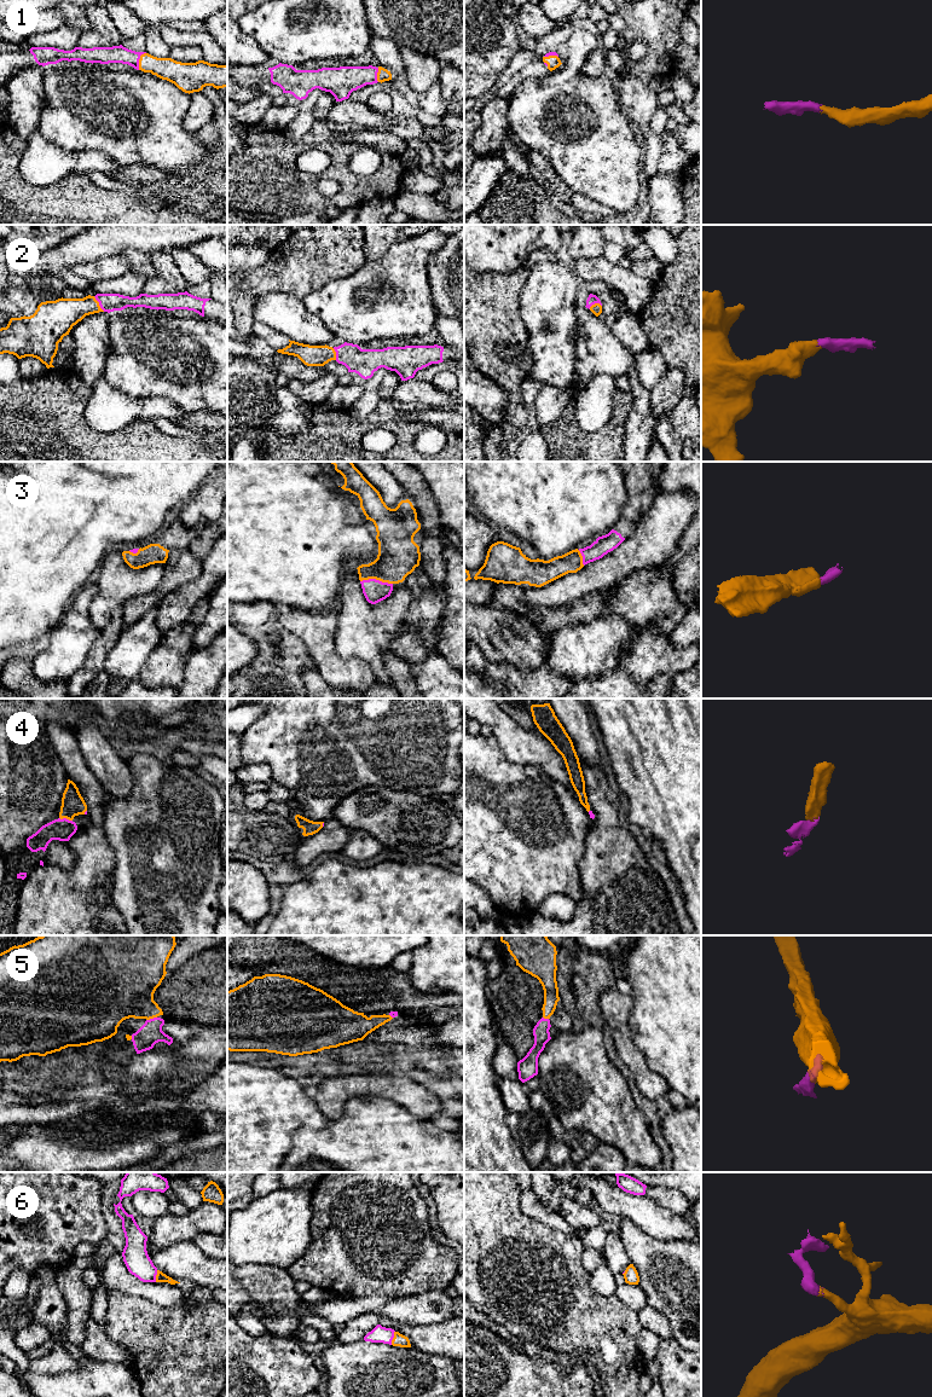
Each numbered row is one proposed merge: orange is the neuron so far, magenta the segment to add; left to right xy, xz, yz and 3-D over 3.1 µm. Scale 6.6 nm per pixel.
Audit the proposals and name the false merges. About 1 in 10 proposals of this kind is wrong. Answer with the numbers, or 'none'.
none

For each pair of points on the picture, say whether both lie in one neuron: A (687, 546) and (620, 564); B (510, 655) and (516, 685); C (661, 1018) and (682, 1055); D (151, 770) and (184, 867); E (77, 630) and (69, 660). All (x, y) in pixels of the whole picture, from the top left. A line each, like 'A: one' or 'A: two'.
A: two
B: two
C: one
D: one
E: one

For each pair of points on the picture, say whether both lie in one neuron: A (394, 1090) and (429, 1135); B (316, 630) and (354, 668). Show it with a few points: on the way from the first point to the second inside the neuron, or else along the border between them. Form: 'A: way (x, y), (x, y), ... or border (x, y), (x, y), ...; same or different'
A: border (389, 1099), (421, 1118), (429, 1119); different
B: way (319, 642), (320, 647), (342, 668); same

